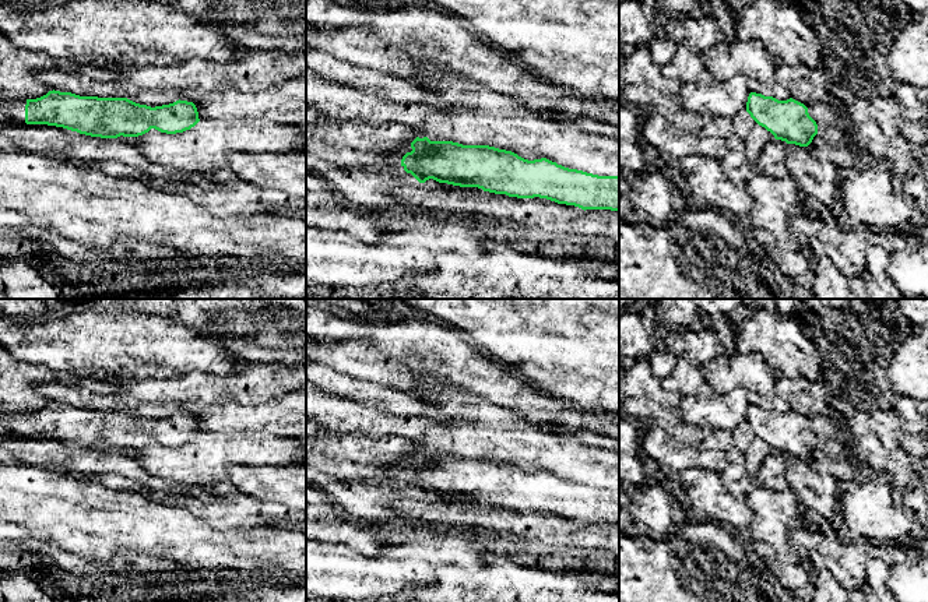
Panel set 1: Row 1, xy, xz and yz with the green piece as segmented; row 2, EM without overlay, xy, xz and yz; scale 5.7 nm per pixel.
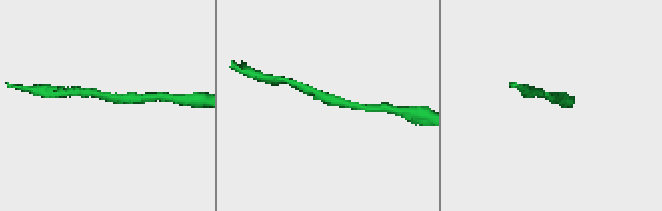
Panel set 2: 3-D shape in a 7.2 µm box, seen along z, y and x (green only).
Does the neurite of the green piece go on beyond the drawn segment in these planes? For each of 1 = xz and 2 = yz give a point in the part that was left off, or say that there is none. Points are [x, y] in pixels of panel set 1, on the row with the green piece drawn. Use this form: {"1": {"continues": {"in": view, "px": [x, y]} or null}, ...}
{"1": {"continues": null}, "2": {"continues": null}}

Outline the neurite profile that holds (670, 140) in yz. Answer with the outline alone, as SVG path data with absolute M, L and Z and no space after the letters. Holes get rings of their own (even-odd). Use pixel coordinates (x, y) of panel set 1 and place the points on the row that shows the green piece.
M653 110L644 112L640 130L650 145L674 159L697 155L723 161L728 151L725 140L690 134Z

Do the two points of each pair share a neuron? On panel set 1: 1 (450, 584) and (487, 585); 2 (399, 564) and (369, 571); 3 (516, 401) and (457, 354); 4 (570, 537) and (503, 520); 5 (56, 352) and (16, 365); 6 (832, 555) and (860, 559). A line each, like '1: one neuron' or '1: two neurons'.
1: one neuron
2: one neuron
3: one neuron
4: one neuron
5: two neurons
6: one neuron

